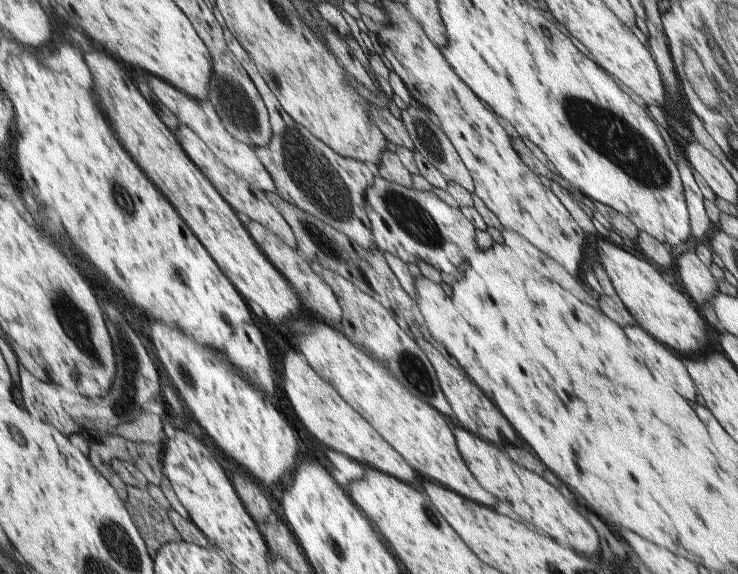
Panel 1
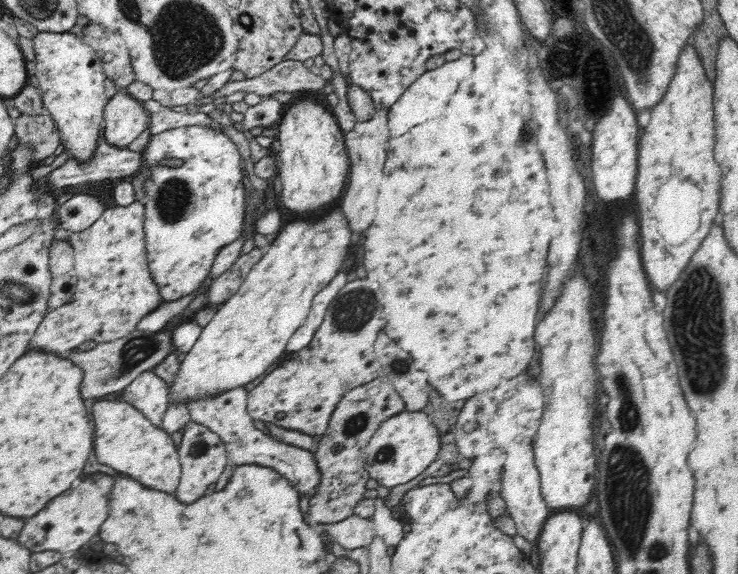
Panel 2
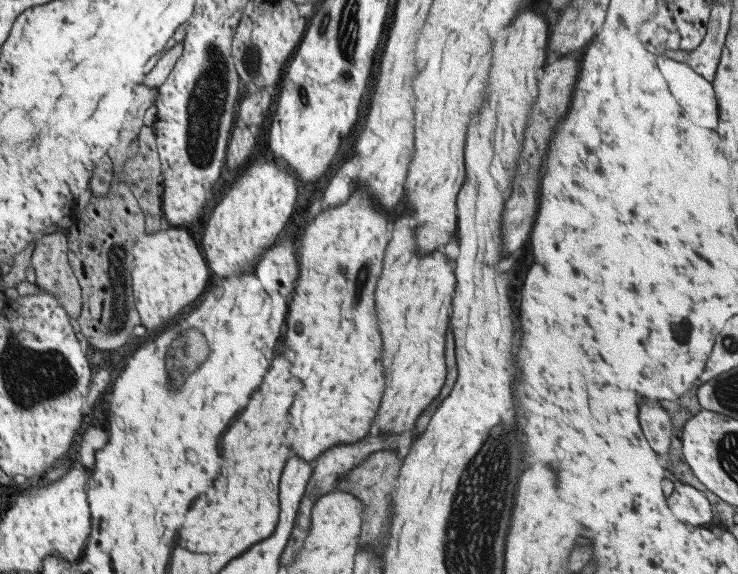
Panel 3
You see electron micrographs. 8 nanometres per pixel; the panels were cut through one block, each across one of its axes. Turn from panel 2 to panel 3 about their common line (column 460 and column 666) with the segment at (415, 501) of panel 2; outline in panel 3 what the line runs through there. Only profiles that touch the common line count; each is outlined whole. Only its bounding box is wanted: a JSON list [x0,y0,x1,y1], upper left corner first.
[665,482,713,528]

